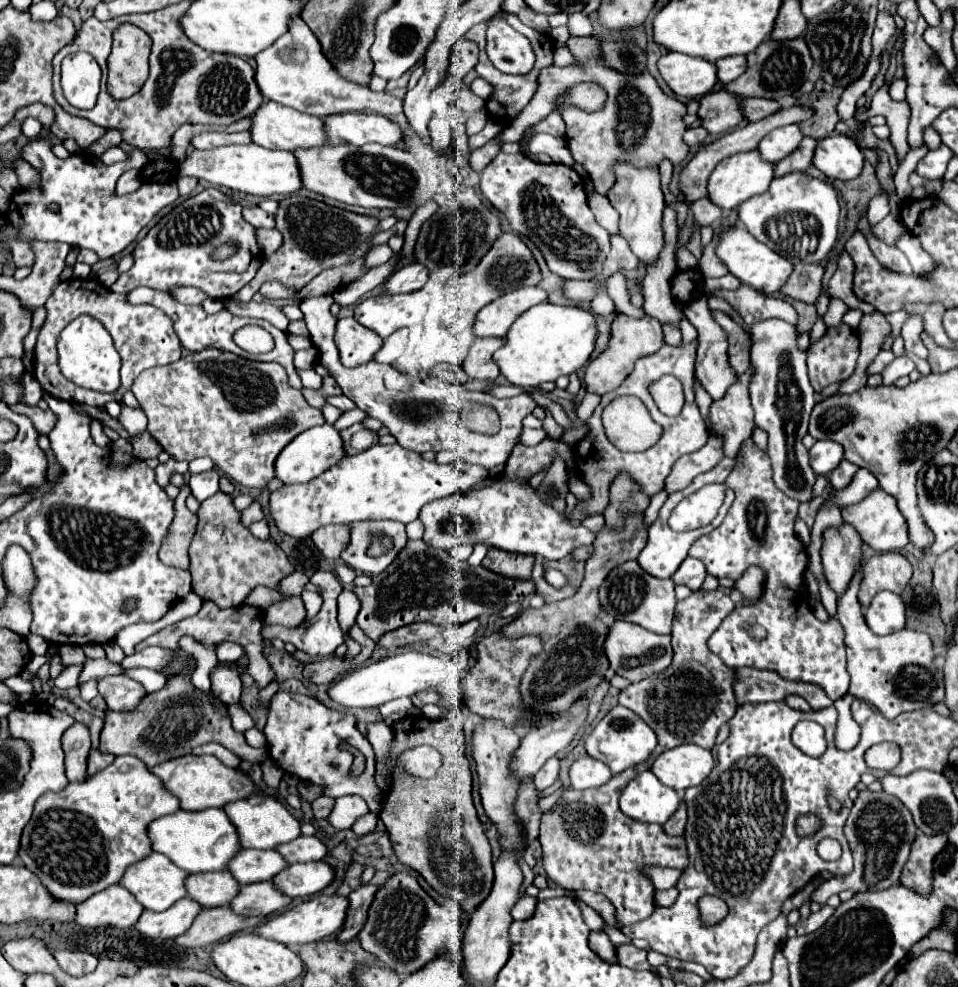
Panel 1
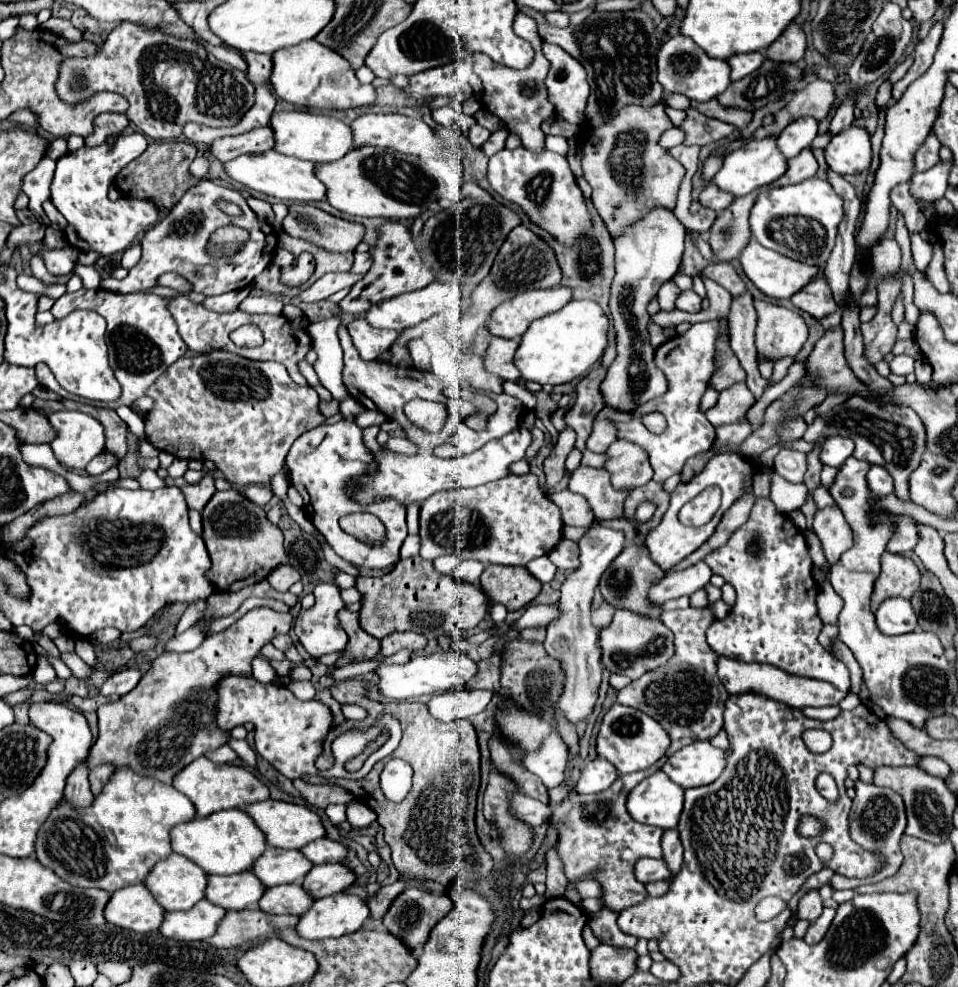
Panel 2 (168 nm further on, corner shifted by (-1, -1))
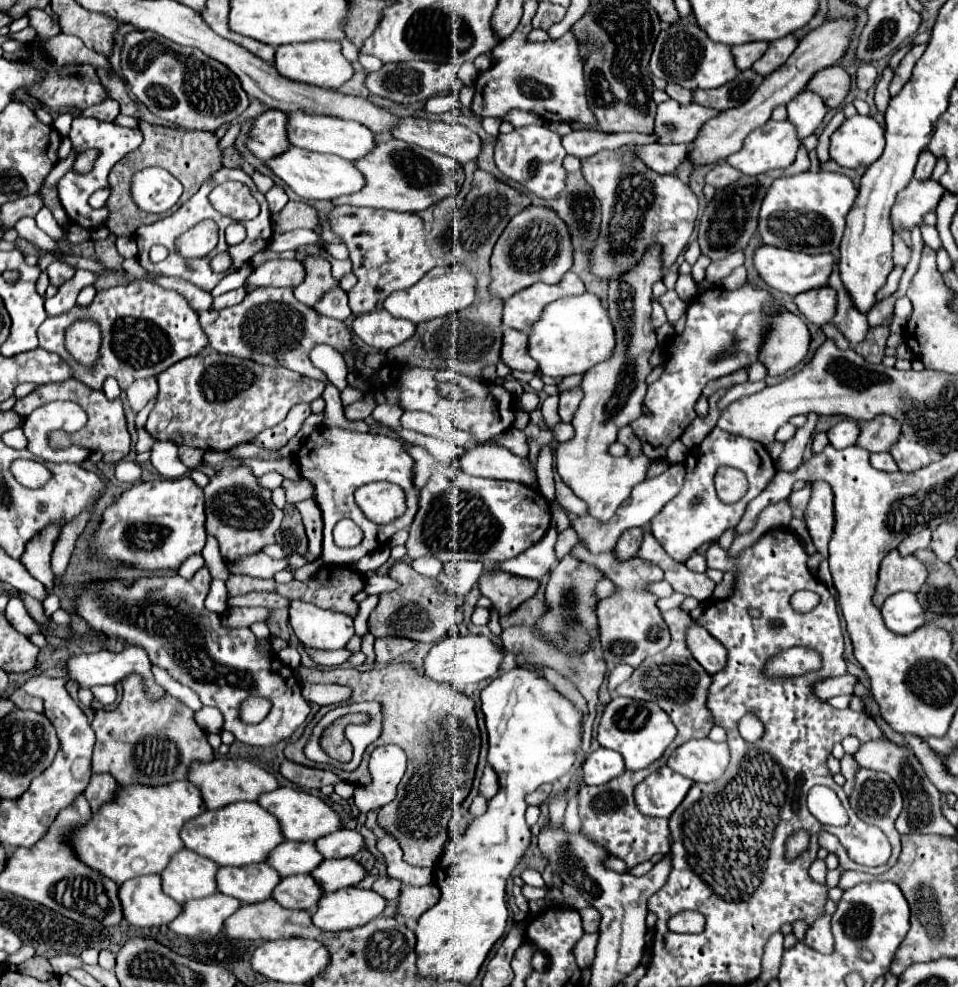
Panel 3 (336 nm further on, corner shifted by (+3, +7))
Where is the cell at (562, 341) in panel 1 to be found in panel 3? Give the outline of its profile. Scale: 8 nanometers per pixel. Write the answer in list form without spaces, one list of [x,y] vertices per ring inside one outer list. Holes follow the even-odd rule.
[[[593,293],[577,297],[563,297],[545,307],[537,325],[529,333],[529,355],[537,361],[537,373],[563,379],[573,373],[585,373],[593,365],[611,357],[615,347],[615,333],[607,311]]]

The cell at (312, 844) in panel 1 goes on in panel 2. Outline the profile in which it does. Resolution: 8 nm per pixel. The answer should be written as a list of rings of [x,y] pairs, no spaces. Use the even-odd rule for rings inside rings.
[[[323,837],[321,841],[313,841],[301,849],[309,861],[329,861],[329,863],[341,863],[347,857],[347,847],[339,841],[333,841],[329,837]]]

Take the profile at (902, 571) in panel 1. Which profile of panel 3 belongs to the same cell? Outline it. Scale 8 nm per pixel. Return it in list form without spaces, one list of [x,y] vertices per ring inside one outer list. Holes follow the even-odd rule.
[[[895,549],[885,555],[879,569],[879,581],[873,595],[873,605],[881,607],[885,597],[897,591],[917,593],[927,579],[927,569],[915,559],[915,555],[901,557]]]

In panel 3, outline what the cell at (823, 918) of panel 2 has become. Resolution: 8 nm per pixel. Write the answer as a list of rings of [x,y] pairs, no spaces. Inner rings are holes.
[[[821,915],[819,921],[809,925],[805,933],[805,943],[819,953],[833,953],[833,935],[831,935],[831,915]]]

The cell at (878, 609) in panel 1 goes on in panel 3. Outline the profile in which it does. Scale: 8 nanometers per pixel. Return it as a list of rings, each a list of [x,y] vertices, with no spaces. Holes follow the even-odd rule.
[[[893,593],[881,607],[885,627],[899,635],[909,635],[925,623],[925,613],[917,603],[915,593]]]

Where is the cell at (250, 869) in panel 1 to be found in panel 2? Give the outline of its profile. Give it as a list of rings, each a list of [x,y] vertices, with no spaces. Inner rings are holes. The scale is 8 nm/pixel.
[[[267,847],[253,865],[253,873],[261,879],[265,887],[299,883],[311,871],[313,863],[301,851],[285,851],[277,847]]]

